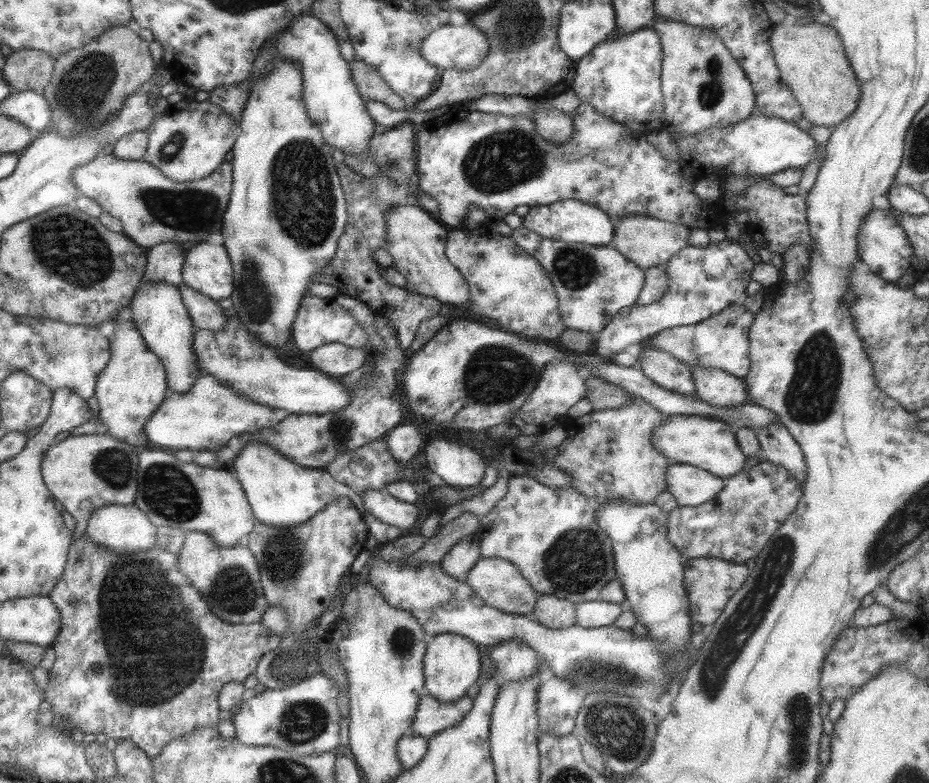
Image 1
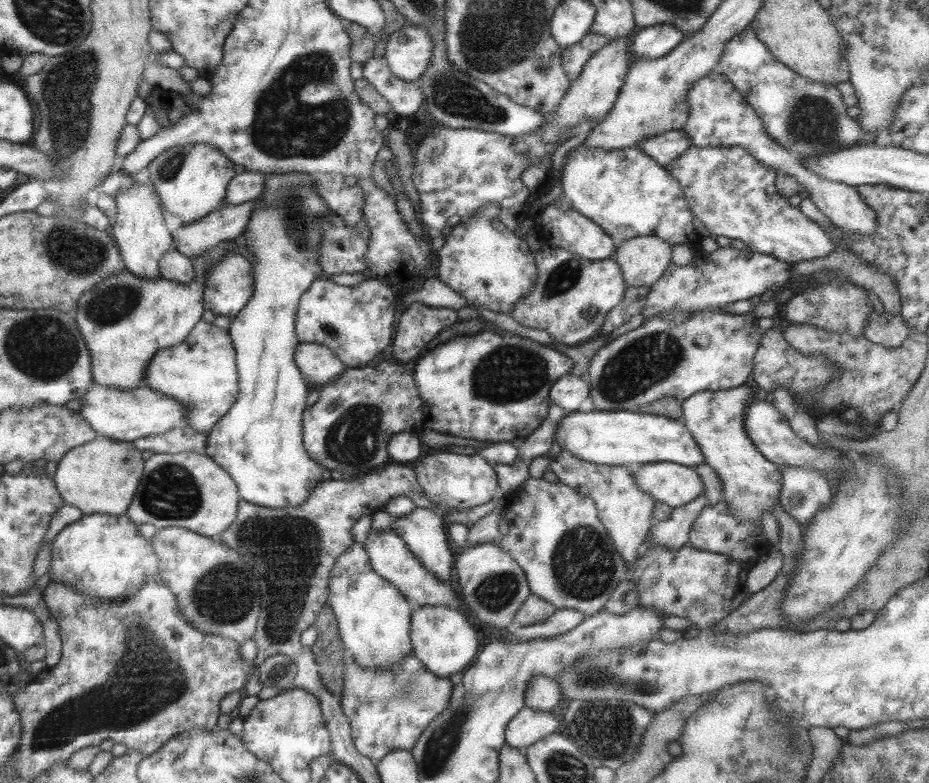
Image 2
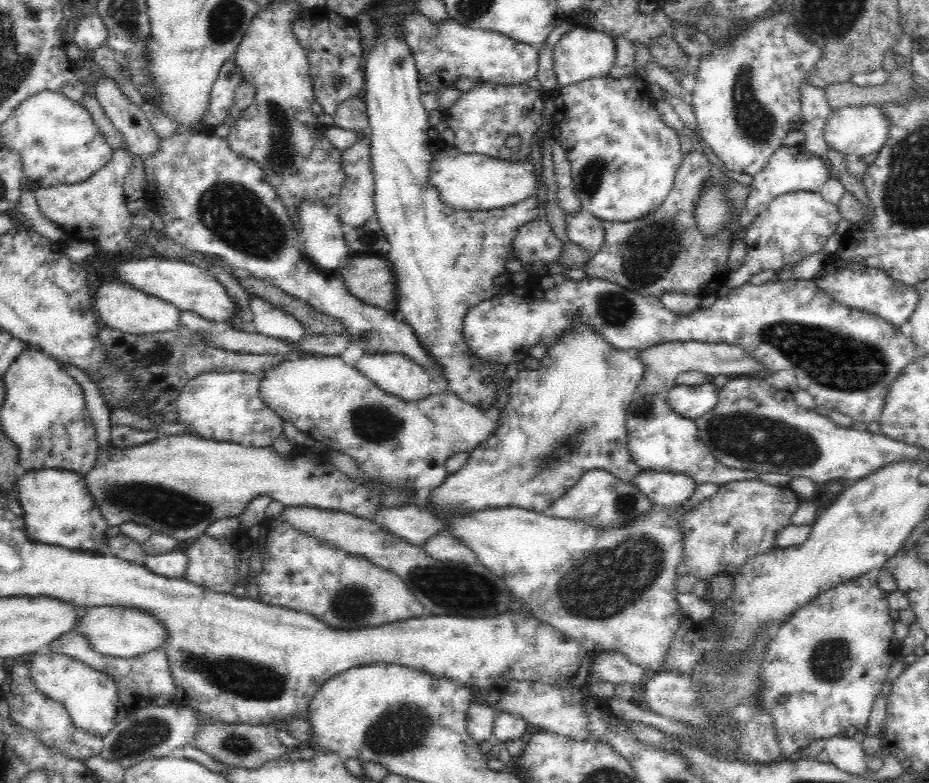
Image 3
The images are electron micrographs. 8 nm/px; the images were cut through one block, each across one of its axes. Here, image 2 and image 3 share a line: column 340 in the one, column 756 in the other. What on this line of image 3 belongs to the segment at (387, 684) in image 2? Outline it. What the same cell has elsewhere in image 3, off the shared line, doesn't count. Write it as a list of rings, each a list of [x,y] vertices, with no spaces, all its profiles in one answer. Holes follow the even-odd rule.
[[[870,570],[857,579],[840,582],[832,590],[824,591],[818,598],[802,606],[792,618],[784,620],[763,654],[760,675],[765,688],[758,698],[760,709],[768,711],[776,730],[778,747],[783,758],[806,750],[809,744],[832,736],[847,736],[854,732],[867,732],[868,719],[873,704],[887,680],[894,657],[894,623],[890,617],[888,593],[878,587],[880,570]]]

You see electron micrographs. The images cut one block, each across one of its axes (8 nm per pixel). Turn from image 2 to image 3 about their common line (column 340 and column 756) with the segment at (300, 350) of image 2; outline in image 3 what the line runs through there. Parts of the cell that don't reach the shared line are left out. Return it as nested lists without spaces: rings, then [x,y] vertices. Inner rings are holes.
[[[665,342],[636,352],[645,366],[645,373],[637,386],[635,398],[648,394],[664,395],[677,385],[676,379],[682,372],[702,372],[709,378],[725,374],[731,376],[767,375],[765,366],[751,357],[739,346],[712,344],[706,342]]]

